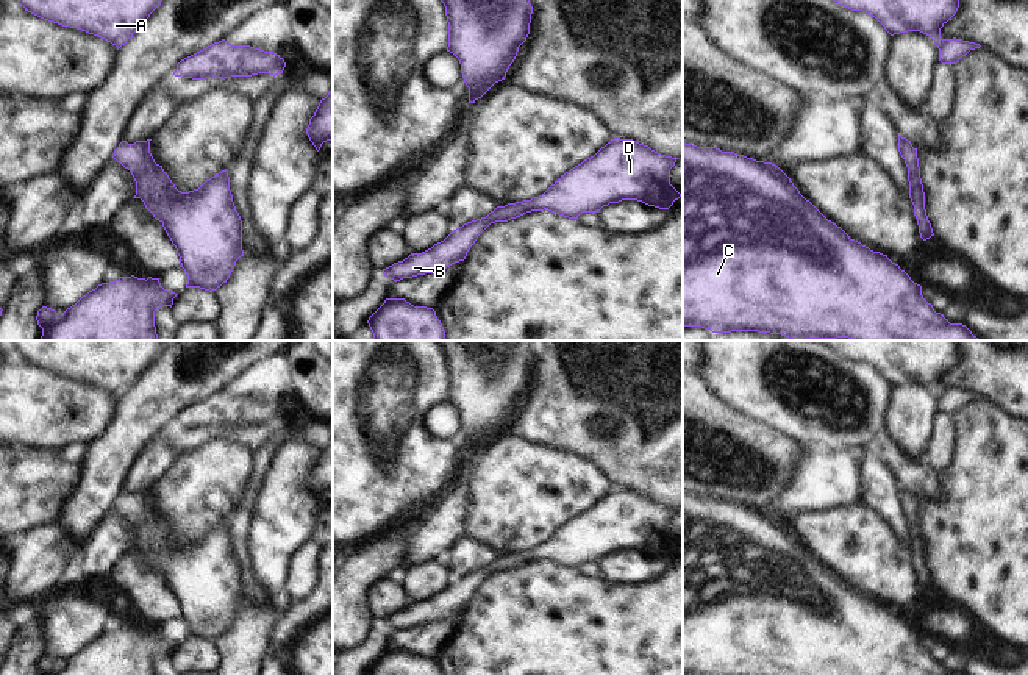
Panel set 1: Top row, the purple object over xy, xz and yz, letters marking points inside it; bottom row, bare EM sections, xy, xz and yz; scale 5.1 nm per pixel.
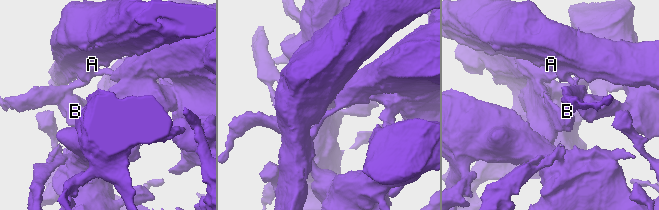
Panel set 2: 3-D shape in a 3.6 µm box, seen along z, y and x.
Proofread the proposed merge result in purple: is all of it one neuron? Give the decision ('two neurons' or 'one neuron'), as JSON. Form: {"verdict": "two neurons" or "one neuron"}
{"verdict": "one neuron"}

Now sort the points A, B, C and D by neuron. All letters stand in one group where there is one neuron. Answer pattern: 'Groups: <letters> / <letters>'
Groups: A B C D

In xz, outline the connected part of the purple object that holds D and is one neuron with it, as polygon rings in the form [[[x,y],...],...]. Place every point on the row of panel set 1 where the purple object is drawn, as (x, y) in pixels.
[[[614,138],[594,156],[561,175],[542,195],[497,206],[486,217],[464,223],[444,241],[422,253],[383,269],[394,281],[433,273],[464,261],[478,236],[495,222],[508,222],[531,211],[548,209],[569,219],[598,212],[609,203],[637,200],[669,209],[683,197],[670,184],[670,169],[678,158],[661,155],[633,139]]]

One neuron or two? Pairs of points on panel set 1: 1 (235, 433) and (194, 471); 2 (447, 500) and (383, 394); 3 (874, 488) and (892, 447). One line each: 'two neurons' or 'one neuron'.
1: two neurons
2: two neurons
3: two neurons

